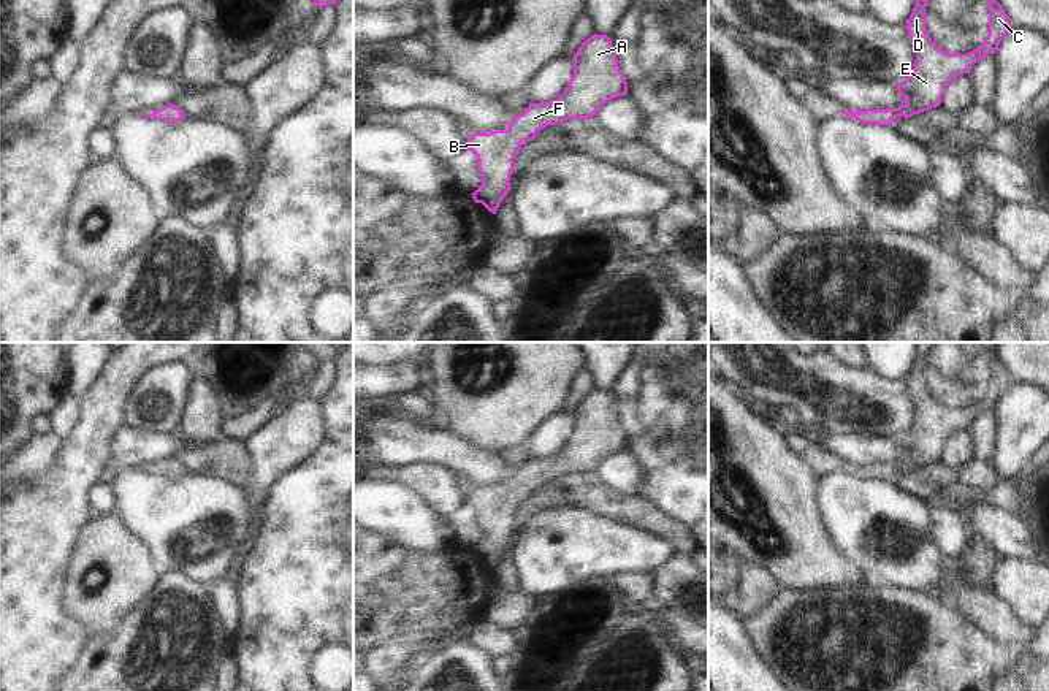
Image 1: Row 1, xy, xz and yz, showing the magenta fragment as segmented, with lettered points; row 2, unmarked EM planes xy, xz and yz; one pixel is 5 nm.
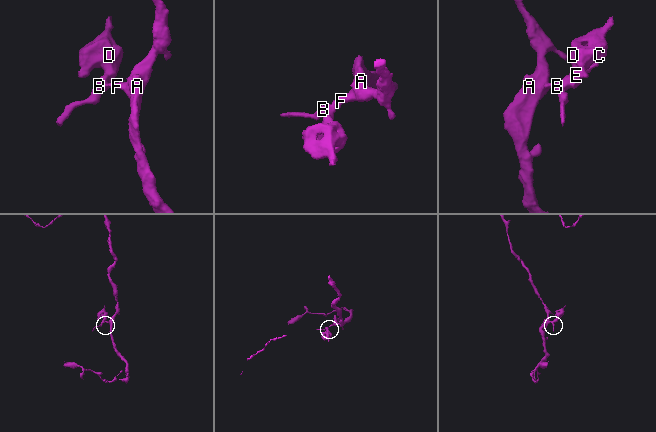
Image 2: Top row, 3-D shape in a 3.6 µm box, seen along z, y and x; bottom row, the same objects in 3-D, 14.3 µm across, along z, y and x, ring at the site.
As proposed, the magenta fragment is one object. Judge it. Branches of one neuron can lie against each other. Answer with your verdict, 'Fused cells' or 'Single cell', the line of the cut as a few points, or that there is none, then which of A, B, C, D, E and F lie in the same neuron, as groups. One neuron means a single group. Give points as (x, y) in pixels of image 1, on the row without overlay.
Single cell. No split. Groups: A B C D E F.

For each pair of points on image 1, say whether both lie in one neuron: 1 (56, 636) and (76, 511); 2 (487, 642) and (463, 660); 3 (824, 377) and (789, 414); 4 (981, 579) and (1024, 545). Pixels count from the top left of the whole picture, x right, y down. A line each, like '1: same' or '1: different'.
1: same
2: different
3: different
4: different

